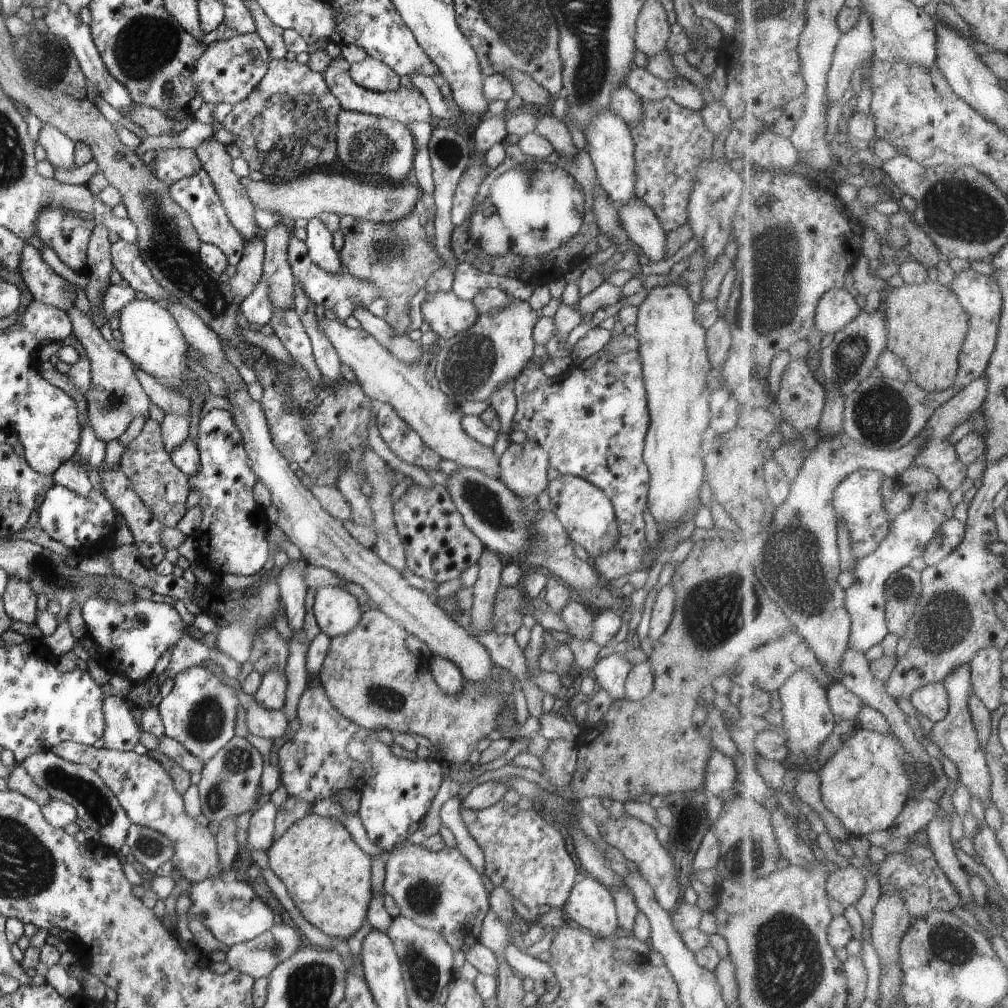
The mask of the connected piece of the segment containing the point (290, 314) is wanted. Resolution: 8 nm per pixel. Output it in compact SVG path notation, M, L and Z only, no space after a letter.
M286 308L286 312L273 312L273 316L268 322L272 327L274 334L278 336L290 356L296 363L300 364L312 382L318 387L324 384L323 374L318 370L314 355L312 354L311 340L298 313L292 308Z

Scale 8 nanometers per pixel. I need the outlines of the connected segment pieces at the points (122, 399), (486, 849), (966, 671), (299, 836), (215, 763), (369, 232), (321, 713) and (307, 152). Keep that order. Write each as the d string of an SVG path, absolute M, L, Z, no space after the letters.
M75 306L67 313L73 326L72 336L80 340L86 350L86 357L90 360L92 384L85 396L89 416L87 422L94 428L97 438L108 443L116 440L136 418L148 418L151 400L134 374L134 364L111 347L111 343L103 337L88 314Z
M504 800L480 810L460 806L460 814L470 836L484 853L484 874L496 888L506 888L533 912L544 904L563 908L575 884L578 868L566 849L563 834L552 823L533 809L523 811Z
M972 663L964 664L963 667L958 668L954 674L944 680L951 696L951 711L946 720L936 723L932 732L928 733L924 730L924 736L936 744L944 755L952 758L958 764L963 784L966 784L970 788L970 792L980 798L985 806L986 802L993 800L993 778L987 750L984 750L984 746L980 742L980 733L974 724L974 717L970 708L972 690L975 690L972 669Z
M310 813L297 820L278 840L274 841L267 855L272 872L286 885L290 898L312 926L333 939L347 940L357 930L360 930L366 920L368 904L373 896L372 859L356 844L340 821Z
M234 736L222 750L204 763L201 772L201 780L197 784L199 788L202 814L209 822L216 820L222 822L226 818L238 818L238 816L252 811L258 803L261 794L259 784L264 768L260 752L246 738Z
M416 210L392 224L358 220L350 215L342 215L340 230L344 234L344 245L339 251L340 260L346 272L374 284L387 302L387 312L383 319L393 328L396 336L409 333L410 301L426 286L429 276L442 267L442 258L436 248L428 242L424 227Z
M322 685L307 688L302 694L296 710L300 729L294 738L288 740L278 749L278 768L280 782L286 788L289 796L294 796L304 802L318 802L328 799L342 789L355 789L360 792L361 800L357 815L366 829L372 844L382 848L384 853L390 853L398 844L409 838L410 825L419 823L430 808L432 799L436 796L442 778L442 766L434 759L401 759L392 754L392 748L374 738L375 730L366 730L342 716L332 702L328 700Z
M286 58L282 60L271 59L268 63L268 70L264 78L258 82L256 88L254 88L244 100L241 100L238 104L233 106L232 111L222 120L221 124L224 129L234 136L233 143L240 148L241 156L244 156L244 160L248 162L250 171L258 170L258 172L262 172L268 179L287 182L298 178L298 176L302 176L302 174L308 174L308 172L312 172L312 170L316 170L316 168L320 168L320 166L330 166L330 164L336 160L336 118L341 109L339 100L330 92L321 73L314 72L311 68L308 68L307 64L302 64L296 61L296 59L293 61L289 61Z

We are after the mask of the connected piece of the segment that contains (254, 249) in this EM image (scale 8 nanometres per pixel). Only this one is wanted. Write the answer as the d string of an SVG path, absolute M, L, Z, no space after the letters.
M258 234L254 240L245 242L242 258L236 267L236 276L230 278L229 287L240 300L248 298L256 286L256 282L263 276L263 262L265 242L263 236Z

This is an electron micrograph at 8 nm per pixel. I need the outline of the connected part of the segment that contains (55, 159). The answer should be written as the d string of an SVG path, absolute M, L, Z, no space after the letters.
M43 123L37 144L40 144L46 152L46 159L56 168L72 171L74 162L75 142L72 142L65 134L56 130L52 125Z

